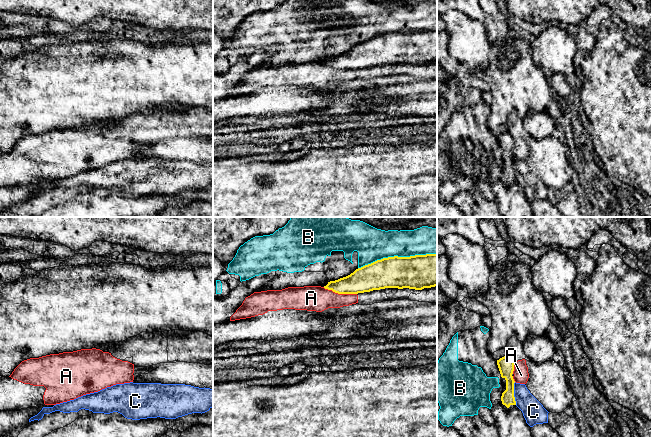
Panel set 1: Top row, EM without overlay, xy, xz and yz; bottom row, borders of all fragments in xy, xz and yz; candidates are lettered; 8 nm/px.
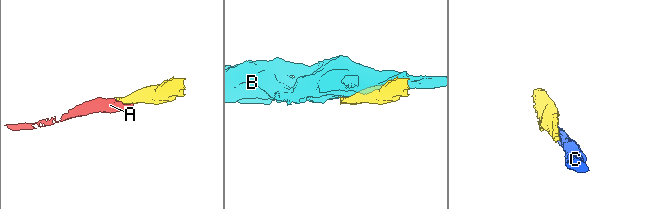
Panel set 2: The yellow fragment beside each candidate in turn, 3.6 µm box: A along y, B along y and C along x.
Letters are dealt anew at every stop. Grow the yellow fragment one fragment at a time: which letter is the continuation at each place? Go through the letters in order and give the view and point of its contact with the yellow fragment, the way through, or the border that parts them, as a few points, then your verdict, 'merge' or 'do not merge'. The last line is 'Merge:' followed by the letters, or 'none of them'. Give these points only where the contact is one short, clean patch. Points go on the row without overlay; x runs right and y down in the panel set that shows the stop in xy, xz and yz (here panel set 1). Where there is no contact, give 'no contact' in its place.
A: xz (340, 69) | along xz (323, 63), (338, 69), (356, 70) | do not merge
B: xz (397, 32) | do not merge
C: yz (513, 169) | do not merge
Merge: none of them

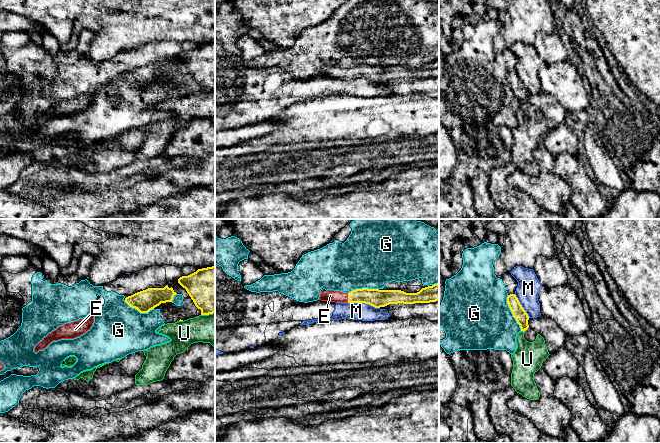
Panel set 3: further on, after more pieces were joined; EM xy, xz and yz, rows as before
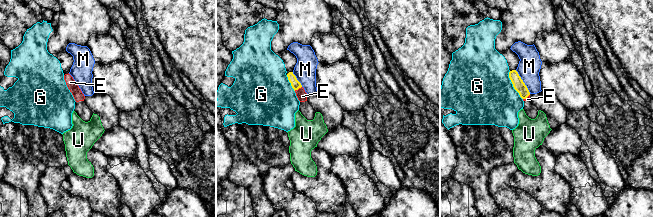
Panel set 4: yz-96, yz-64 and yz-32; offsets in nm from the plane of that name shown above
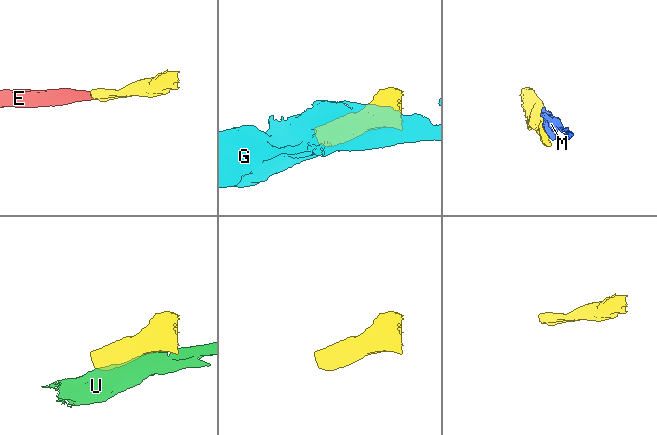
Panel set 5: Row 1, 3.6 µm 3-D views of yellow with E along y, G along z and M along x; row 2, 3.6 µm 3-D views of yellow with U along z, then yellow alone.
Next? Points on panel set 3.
E: xz (348, 74) | across xz (377, 74), (348, 74), (330, 71) | merge
G: yz (512, 89) | do not merge
M: xz (364, 78) | along xz (348, 78), (364, 78), (379, 84) | do not merge
U: xy (207, 90) | do not merge
Merge: E

